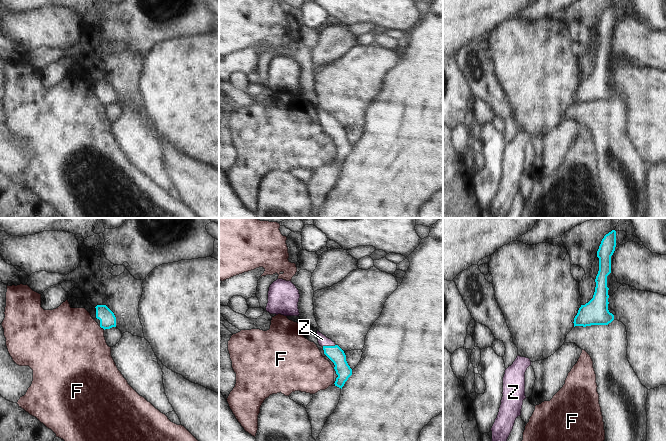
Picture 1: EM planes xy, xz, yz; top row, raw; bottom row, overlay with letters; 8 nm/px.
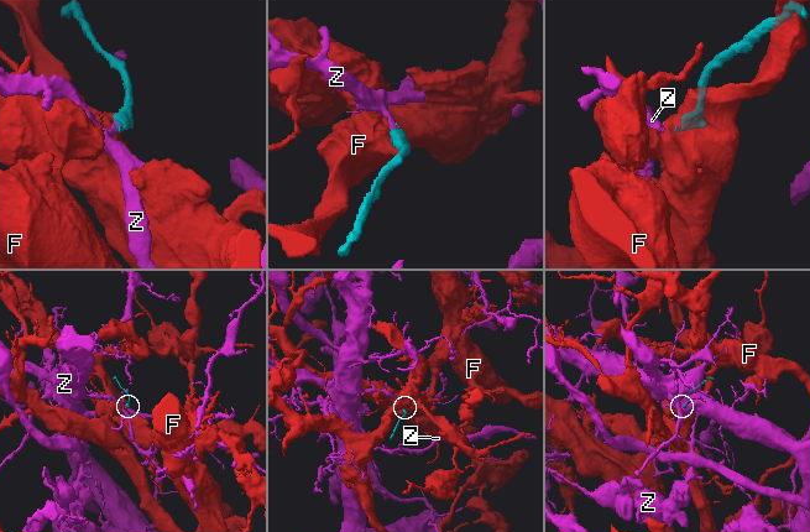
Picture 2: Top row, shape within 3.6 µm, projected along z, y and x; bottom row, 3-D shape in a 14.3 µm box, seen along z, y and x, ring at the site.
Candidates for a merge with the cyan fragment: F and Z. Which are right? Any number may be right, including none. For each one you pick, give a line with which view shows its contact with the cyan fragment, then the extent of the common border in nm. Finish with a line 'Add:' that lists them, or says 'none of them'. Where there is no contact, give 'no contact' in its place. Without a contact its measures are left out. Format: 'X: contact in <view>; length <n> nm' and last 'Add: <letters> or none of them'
Z: contact in xz; length 110 nm
Add: Z

